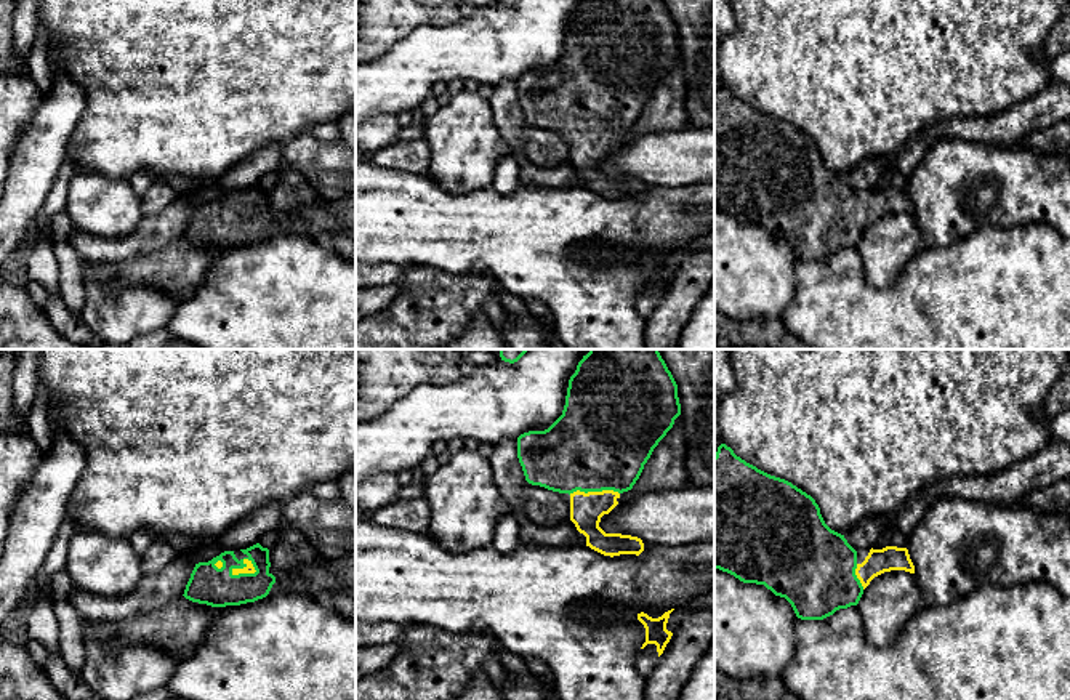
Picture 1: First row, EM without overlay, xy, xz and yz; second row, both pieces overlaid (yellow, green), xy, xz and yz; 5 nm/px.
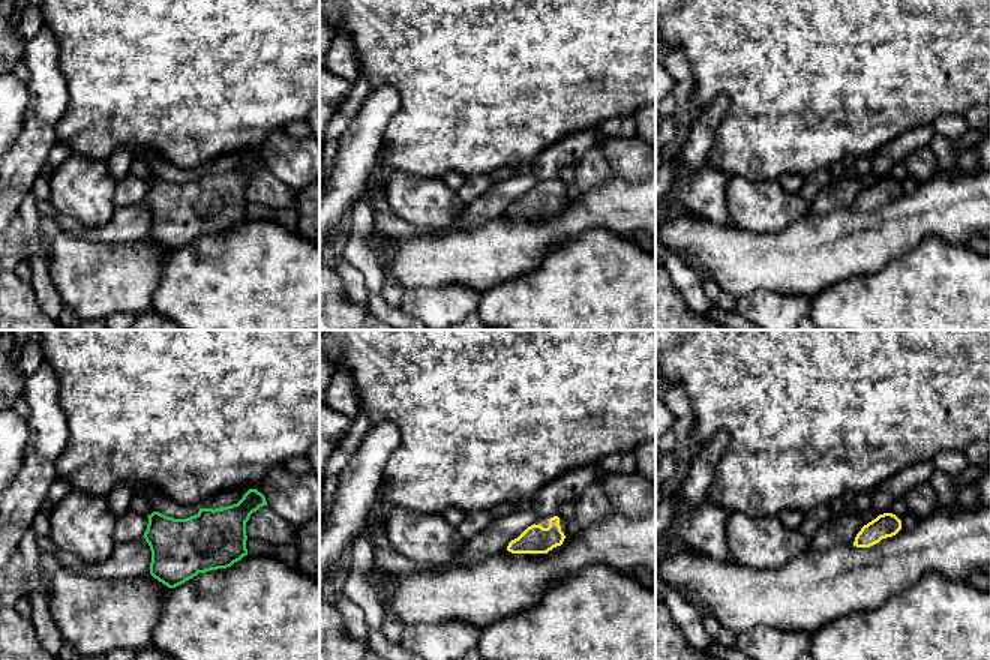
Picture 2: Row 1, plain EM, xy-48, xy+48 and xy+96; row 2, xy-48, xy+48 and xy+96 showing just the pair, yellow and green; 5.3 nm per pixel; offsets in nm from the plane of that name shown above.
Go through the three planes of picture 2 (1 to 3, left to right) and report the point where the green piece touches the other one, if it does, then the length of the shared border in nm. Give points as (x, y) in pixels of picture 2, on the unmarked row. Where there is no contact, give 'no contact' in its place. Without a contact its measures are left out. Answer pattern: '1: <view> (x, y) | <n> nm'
1: no contact
2: no contact
3: no contact

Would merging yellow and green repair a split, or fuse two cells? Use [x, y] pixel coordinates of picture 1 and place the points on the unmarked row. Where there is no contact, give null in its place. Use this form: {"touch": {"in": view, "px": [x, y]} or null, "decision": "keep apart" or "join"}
{"touch": {"in": "xy", "px": [244, 213]}, "decision": "join"}

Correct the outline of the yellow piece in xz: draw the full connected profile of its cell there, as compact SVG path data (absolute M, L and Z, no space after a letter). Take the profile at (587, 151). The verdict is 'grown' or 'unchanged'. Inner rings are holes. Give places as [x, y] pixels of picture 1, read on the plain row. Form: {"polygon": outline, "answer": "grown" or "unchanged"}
{"polygon": "M581 0L569 21L562 56L545 72L521 75L517 99L529 125L570 136L570 162L586 178L586 187L610 199L639 197L644 192L641 179L605 175L599 163L618 146L620 136L633 130L654 90L679 56L678 26L663 0Z", "answer": "grown"}

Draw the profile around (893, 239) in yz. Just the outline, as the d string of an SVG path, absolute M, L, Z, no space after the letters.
M891 211L875 218L857 245L868 284L891 285L924 245L915 215Z

